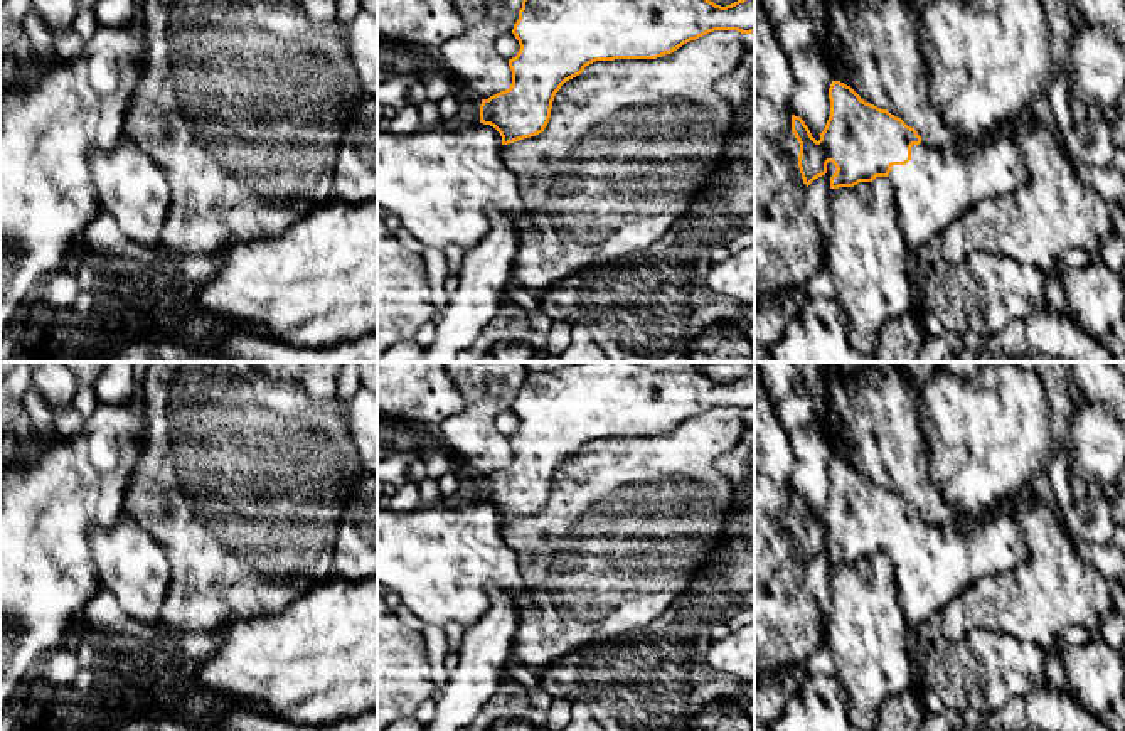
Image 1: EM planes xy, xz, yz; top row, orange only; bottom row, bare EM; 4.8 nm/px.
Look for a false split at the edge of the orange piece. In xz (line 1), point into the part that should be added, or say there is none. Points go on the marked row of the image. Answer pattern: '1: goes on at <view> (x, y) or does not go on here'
1: does not go on here

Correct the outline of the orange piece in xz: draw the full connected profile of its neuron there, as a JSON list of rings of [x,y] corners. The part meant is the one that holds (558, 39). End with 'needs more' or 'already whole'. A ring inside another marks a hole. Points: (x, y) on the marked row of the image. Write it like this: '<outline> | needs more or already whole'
[[[522,0],[512,34],[519,52],[509,59],[512,84],[482,99],[480,123],[493,126],[502,145],[536,136],[549,123],[561,86],[596,61],[657,59],[714,30],[754,32],[754,0],[721,7],[711,0]]] | already whole

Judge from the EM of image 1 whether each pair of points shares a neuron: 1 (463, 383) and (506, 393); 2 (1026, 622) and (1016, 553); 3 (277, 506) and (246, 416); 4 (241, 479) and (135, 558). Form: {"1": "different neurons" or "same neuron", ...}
{"1": "same neuron", "2": "different neurons", "3": "same neuron", "4": "different neurons"}

